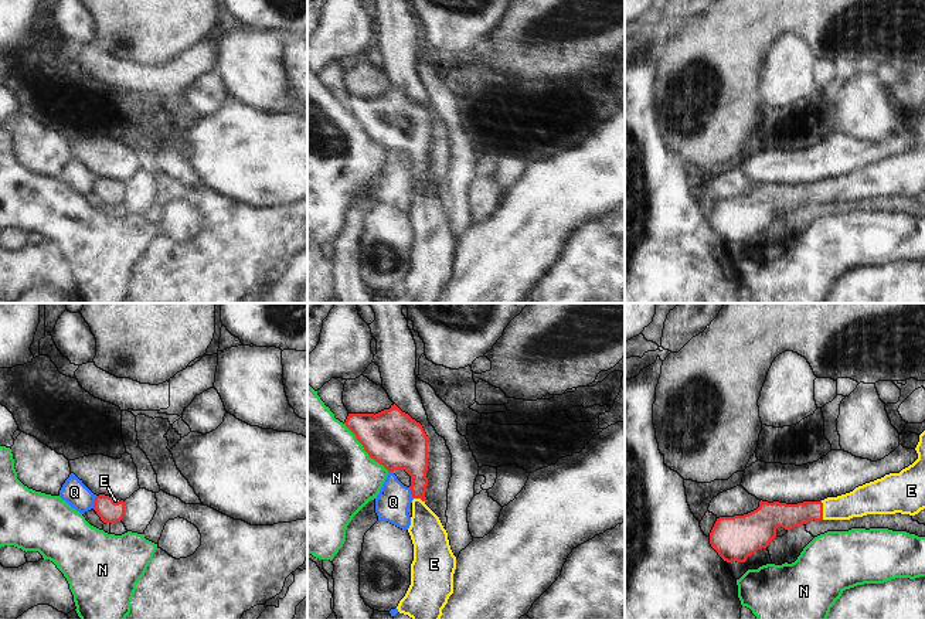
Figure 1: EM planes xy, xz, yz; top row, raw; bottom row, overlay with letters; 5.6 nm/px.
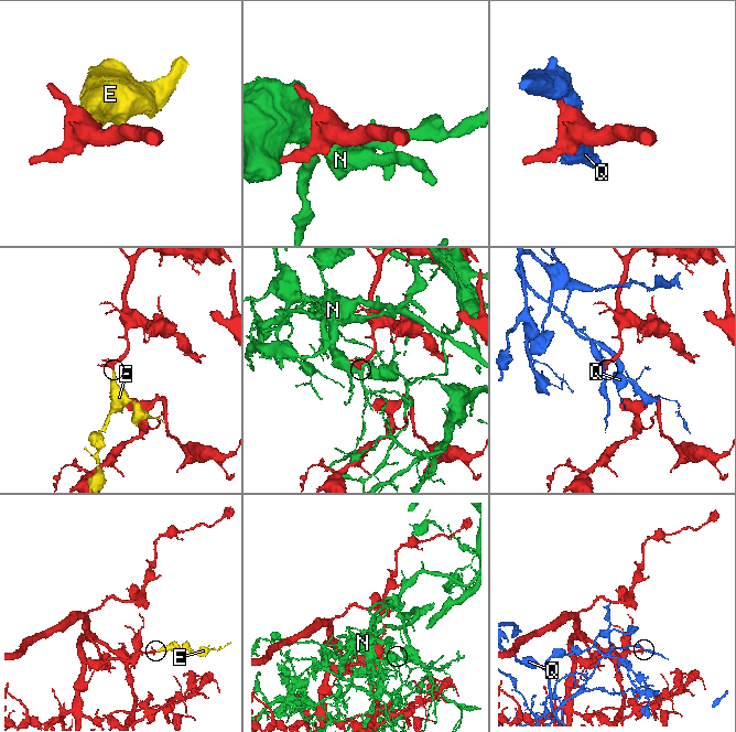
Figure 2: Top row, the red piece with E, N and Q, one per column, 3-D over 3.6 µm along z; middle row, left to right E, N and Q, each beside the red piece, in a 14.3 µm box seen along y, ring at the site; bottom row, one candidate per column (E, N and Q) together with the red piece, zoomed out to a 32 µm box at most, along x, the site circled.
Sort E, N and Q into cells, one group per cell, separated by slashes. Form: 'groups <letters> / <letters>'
groups E / N / Q

